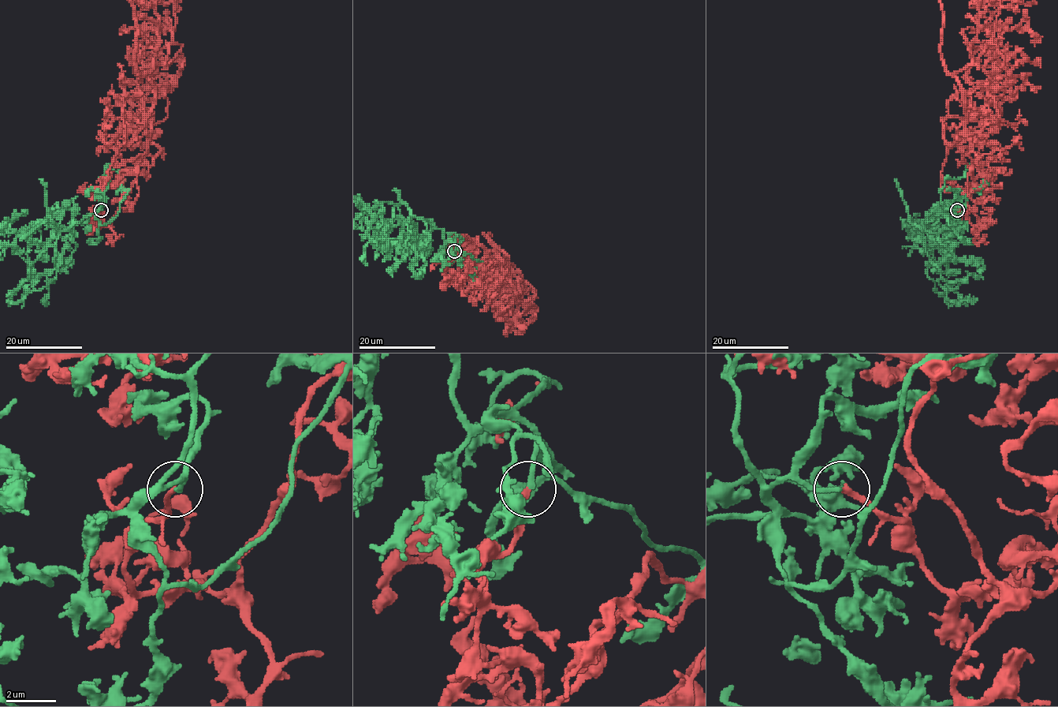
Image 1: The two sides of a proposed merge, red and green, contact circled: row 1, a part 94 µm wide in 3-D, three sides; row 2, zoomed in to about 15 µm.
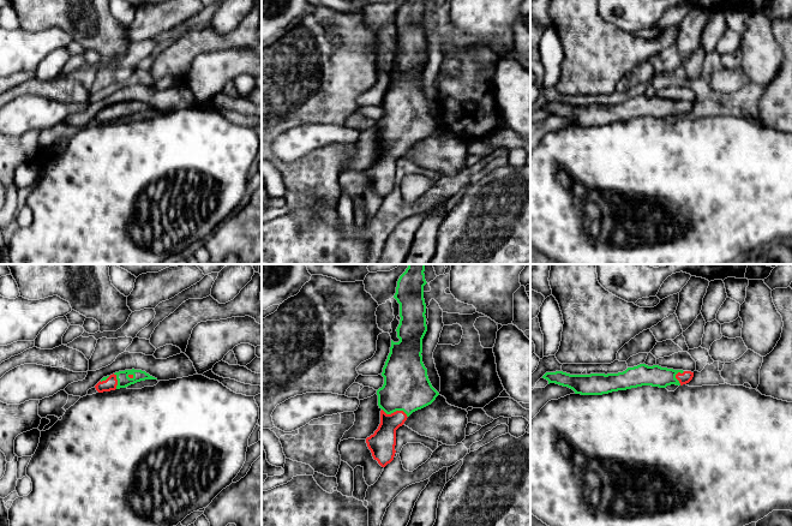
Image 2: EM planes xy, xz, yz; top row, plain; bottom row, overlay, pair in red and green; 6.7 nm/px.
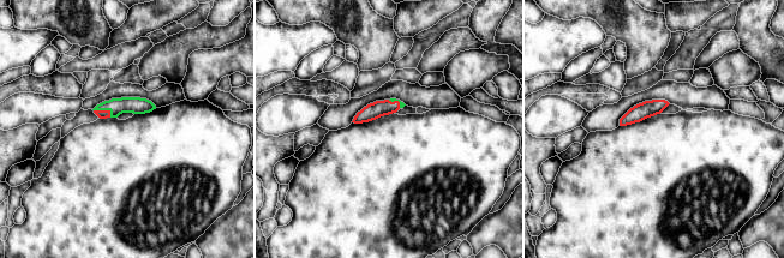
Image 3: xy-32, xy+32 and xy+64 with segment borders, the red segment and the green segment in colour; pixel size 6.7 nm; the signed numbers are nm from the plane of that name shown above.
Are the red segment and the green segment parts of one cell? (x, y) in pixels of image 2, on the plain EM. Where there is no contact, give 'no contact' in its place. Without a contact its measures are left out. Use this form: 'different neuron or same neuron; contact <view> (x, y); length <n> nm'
different neuron; contact xz (395, 143); length 190 nm

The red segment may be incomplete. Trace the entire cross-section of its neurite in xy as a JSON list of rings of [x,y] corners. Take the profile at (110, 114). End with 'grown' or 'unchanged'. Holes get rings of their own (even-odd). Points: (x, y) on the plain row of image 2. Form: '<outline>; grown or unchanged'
[[[110,106],[106,112],[100,112],[95,119],[98,124],[115,121],[118,116],[116,106]]]; unchanged

